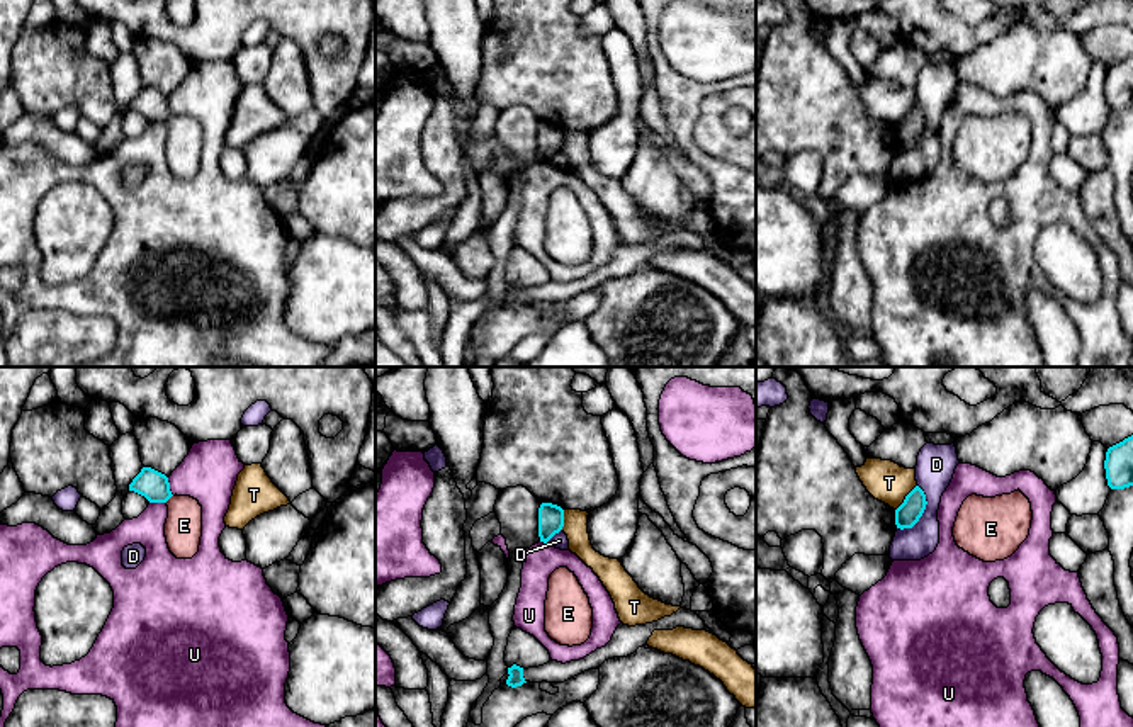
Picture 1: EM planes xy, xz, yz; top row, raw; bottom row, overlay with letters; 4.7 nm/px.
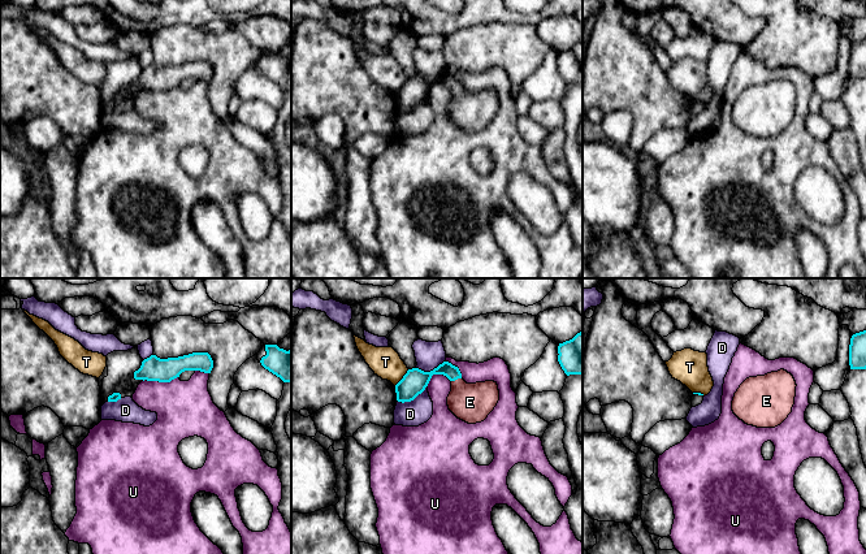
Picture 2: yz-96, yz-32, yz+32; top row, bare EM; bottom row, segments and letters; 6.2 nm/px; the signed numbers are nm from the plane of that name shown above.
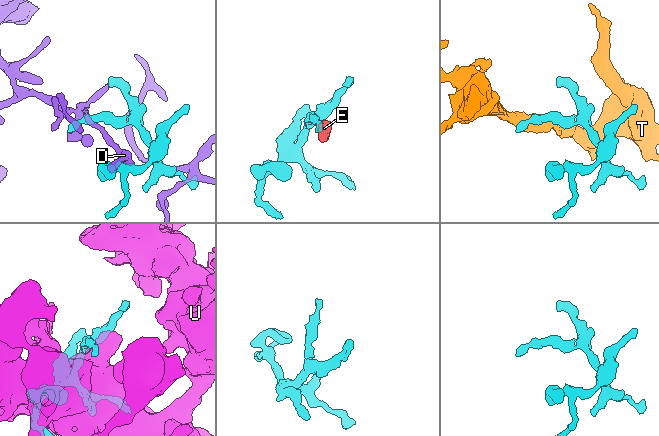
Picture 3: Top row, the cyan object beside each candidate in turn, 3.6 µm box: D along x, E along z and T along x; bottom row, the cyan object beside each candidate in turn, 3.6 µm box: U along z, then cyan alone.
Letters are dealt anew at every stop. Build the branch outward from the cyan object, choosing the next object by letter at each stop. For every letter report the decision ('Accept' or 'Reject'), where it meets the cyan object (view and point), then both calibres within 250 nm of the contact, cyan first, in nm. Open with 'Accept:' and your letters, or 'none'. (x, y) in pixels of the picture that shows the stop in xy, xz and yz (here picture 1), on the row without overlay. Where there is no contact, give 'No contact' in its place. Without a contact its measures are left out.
Accept: E
D: Reject. Touches cyan at yz (923, 131). Thickness 110 nm (cyan) against 180 nm
E: Accept. Touches cyan at xy (169, 118). Thickness 140 nm (cyan) against 180 nm
T: Reject. Touches cyan at yz (906, 118). Thickness 110 nm (cyan) against 190 nm
U: Reject. Touches cyan at xy (169, 106). Thickness 140 nm (cyan) against 260 nm

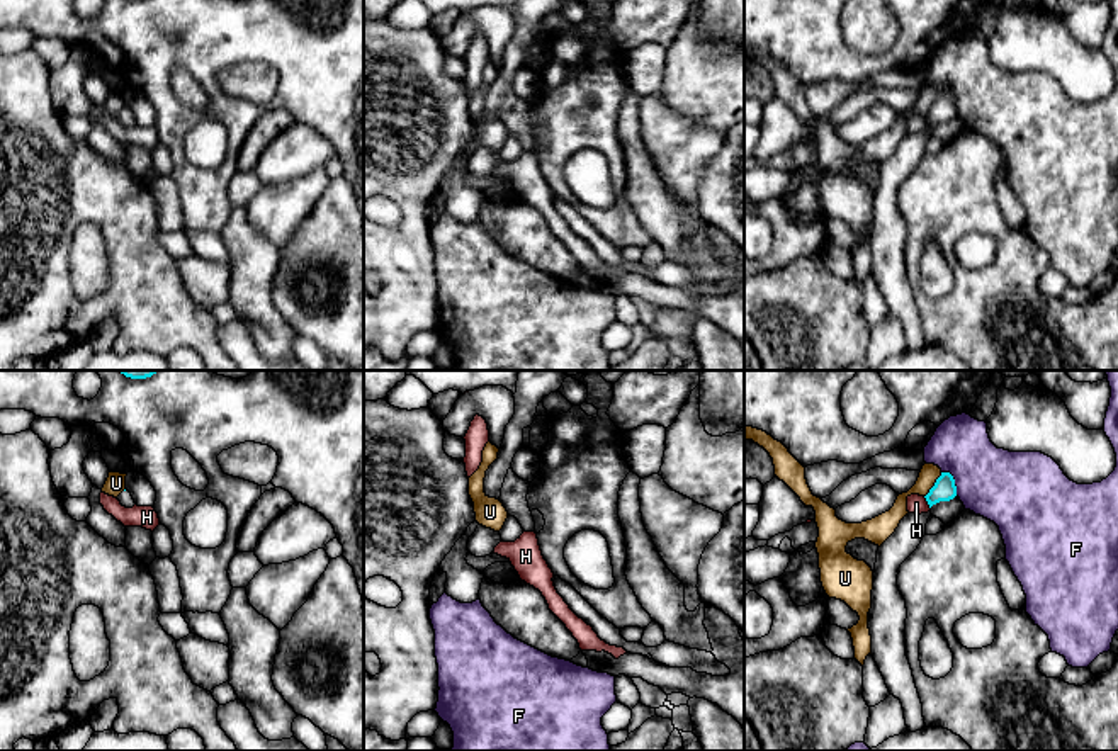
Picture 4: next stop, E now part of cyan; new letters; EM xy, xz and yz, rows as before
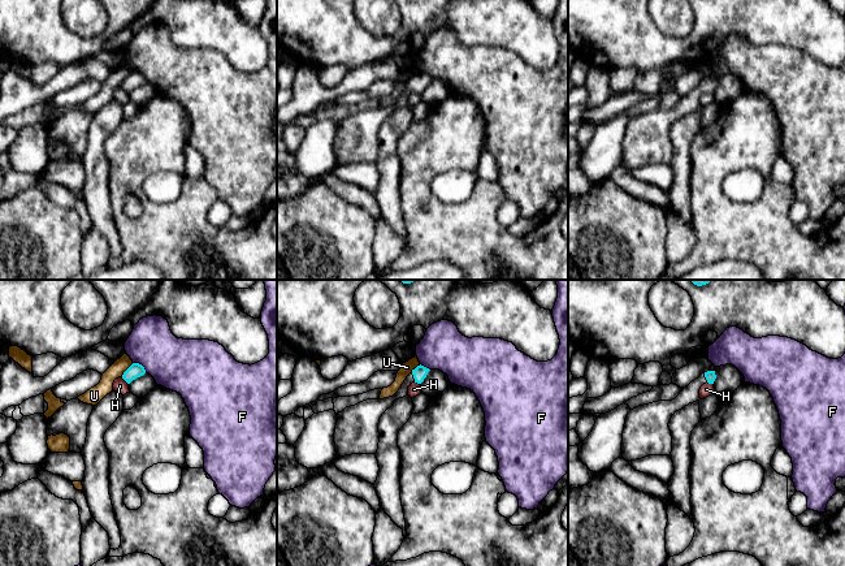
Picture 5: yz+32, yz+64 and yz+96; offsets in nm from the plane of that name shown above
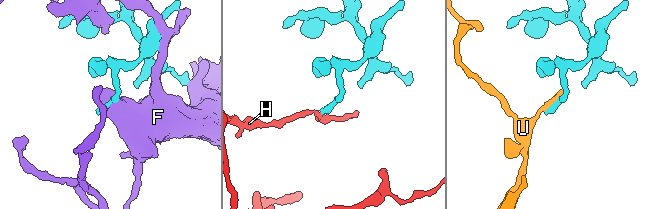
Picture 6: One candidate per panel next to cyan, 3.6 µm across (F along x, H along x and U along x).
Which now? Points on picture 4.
Accept: none
F: Reject. Touches cyan at yz (954, 101). Thickness 110 nm (cyan) against 340 nm
H: Reject. Touches cyan at yz (928, 123). Thickness 110 nm (cyan) against 90 nm
U: Reject. Touches cyan at yz (935, 104). Thickness 110 nm (cyan) against 90 nm

